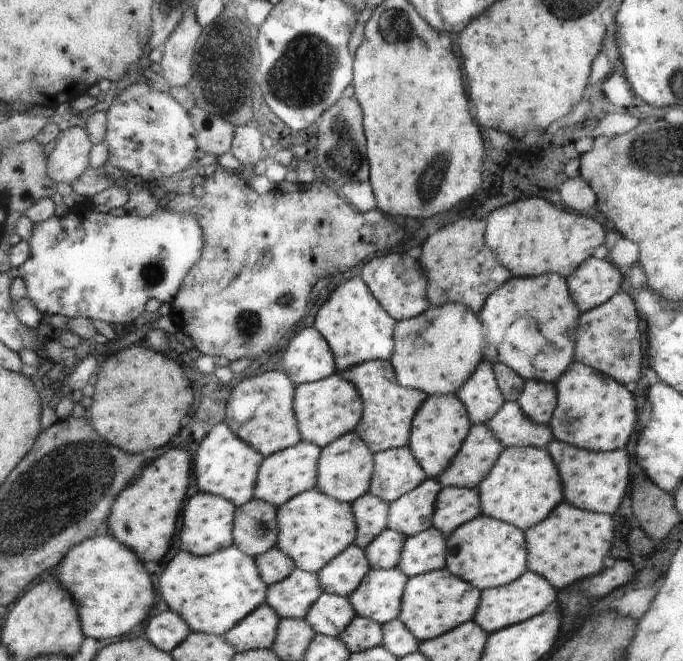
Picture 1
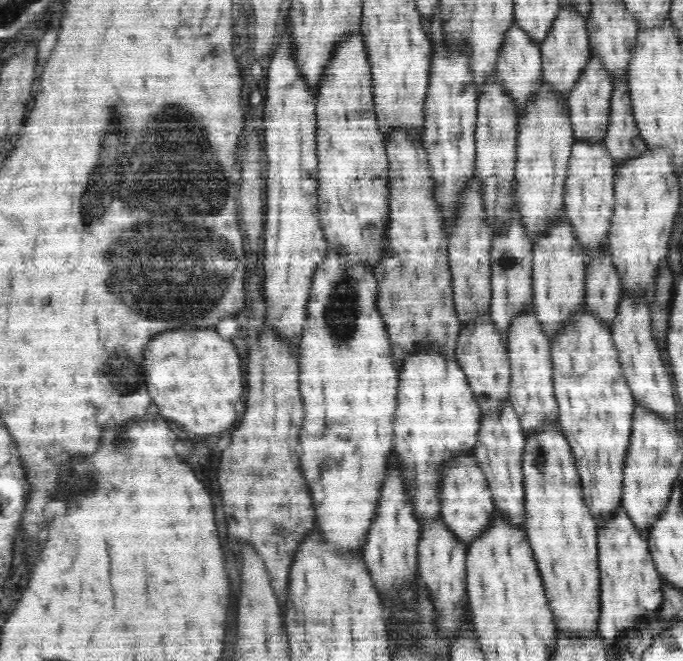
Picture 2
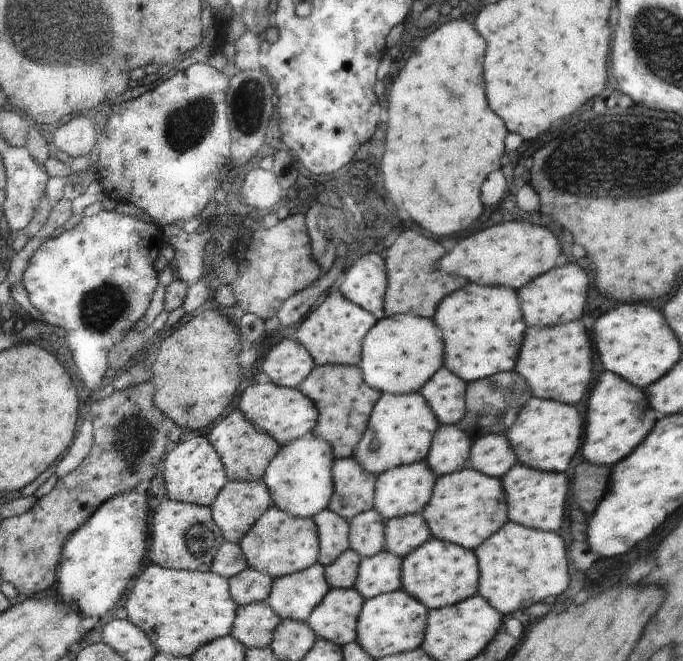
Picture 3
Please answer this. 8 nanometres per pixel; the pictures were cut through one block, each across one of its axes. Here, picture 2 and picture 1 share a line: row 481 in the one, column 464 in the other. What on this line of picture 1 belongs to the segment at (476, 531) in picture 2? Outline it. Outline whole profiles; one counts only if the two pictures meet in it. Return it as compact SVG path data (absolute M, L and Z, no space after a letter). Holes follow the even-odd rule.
M473 424L451 466L436 480L442 487L478 487L503 449L487 424Z

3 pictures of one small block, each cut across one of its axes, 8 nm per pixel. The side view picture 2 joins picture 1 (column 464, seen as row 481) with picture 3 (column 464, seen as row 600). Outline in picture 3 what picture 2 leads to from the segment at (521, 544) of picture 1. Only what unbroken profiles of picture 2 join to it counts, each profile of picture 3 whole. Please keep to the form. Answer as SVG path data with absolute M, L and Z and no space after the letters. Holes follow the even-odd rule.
M434 537L403 559L402 589L430 609L458 605L474 597L478 594L479 578L479 561L474 551Z

